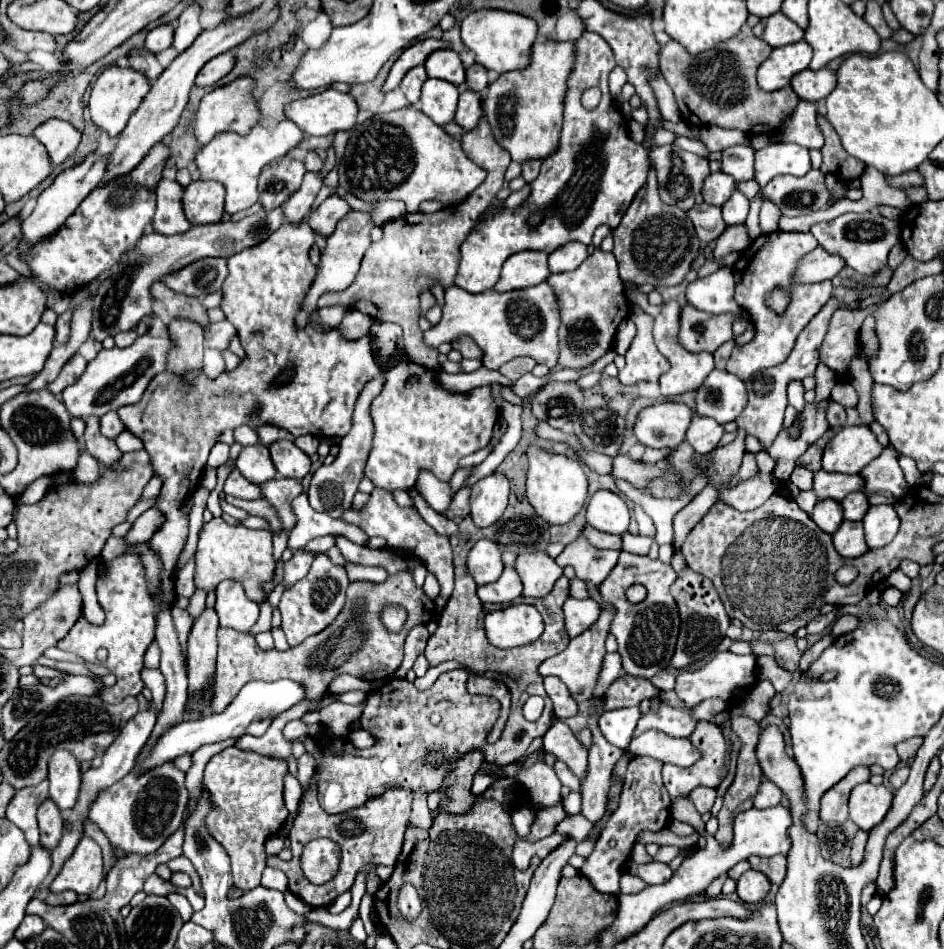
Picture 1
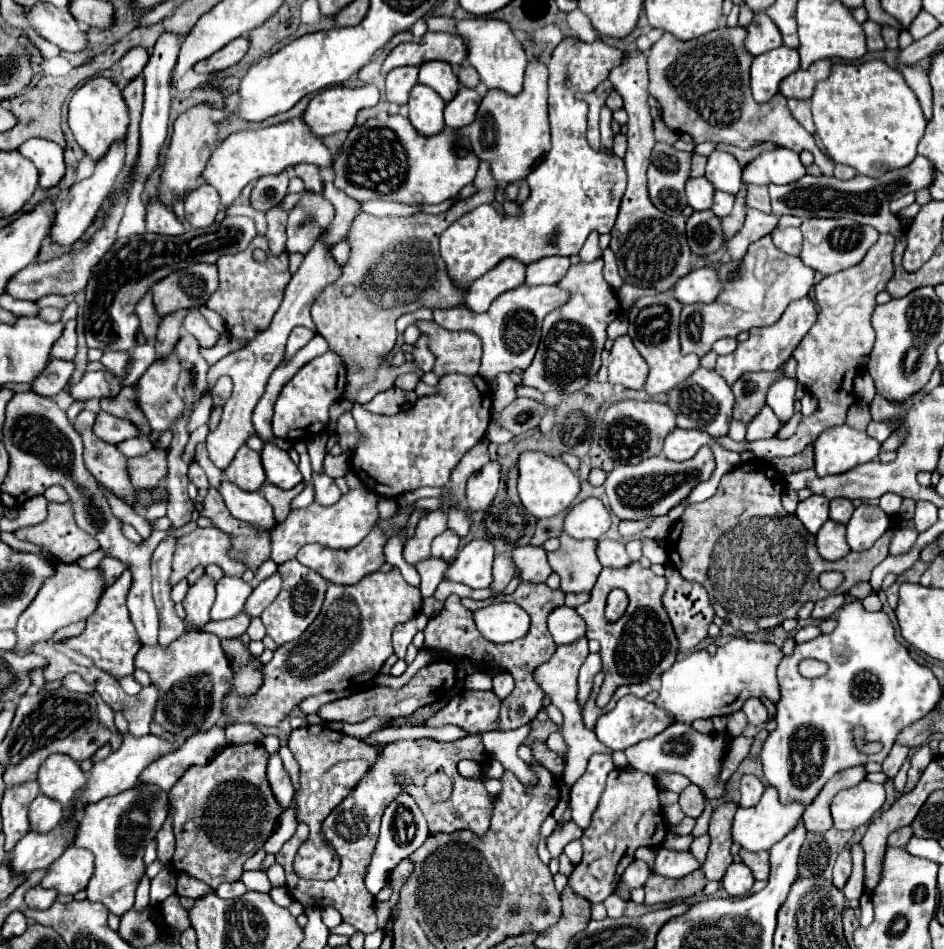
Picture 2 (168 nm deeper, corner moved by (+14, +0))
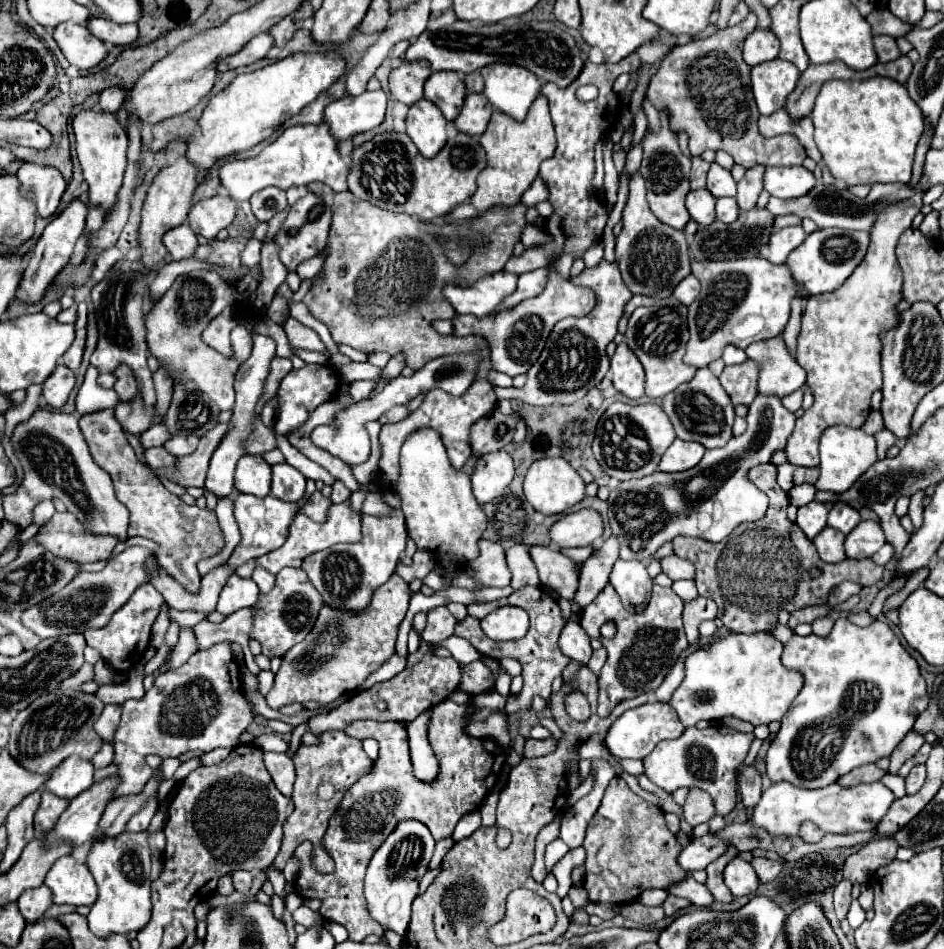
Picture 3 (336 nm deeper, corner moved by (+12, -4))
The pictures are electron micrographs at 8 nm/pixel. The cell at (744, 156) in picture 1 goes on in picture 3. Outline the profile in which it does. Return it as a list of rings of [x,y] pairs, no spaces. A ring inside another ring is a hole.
[[[711,163],[711,169],[707,173],[707,189],[713,197],[735,197],[737,183],[731,177],[731,171],[723,169],[717,163]]]

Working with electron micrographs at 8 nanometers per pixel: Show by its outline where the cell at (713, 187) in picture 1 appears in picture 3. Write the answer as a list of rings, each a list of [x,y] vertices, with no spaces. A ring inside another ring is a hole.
[[[695,189],[687,195],[687,209],[697,225],[709,225],[715,219],[715,197],[707,189]]]

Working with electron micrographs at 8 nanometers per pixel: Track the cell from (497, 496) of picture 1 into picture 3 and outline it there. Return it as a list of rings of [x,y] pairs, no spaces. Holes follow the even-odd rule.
[[[505,451],[487,453],[479,459],[475,473],[471,475],[473,495],[479,505],[485,505],[499,497],[513,479],[513,459]]]

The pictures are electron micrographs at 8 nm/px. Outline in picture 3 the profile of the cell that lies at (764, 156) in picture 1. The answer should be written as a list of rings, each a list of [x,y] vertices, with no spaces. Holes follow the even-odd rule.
[[[801,165],[791,167],[765,167],[763,175],[765,191],[779,199],[791,199],[805,195],[817,181],[811,171]]]

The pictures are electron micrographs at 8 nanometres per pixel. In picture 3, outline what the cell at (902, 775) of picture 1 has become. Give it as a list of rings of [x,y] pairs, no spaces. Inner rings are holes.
[[[915,731],[907,733],[907,735],[903,737],[903,741],[901,741],[901,743],[895,747],[895,751],[891,753],[889,773],[891,773],[891,775],[897,775],[897,773],[899,773],[899,769],[901,769],[901,765],[903,765],[907,759],[911,759],[911,757],[919,751],[919,747],[921,747],[923,743],[925,743],[923,735],[915,733]]]

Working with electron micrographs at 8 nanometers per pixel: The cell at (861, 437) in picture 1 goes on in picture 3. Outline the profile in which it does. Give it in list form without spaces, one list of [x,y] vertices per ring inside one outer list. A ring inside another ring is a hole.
[[[833,425],[829,429],[823,431],[821,435],[821,475],[815,483],[817,489],[823,491],[835,491],[835,493],[843,493],[847,491],[855,479],[859,479],[875,461],[877,461],[877,447],[875,447],[875,439],[867,433],[863,433],[861,429],[851,429],[845,425]]]

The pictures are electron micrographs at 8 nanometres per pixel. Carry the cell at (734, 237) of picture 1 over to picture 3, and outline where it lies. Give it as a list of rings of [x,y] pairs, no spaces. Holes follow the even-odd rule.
[[[755,165],[751,169],[747,169],[745,177],[737,183],[737,205],[739,211],[745,213],[747,209],[753,209],[757,203],[759,193],[763,191],[763,165]]]

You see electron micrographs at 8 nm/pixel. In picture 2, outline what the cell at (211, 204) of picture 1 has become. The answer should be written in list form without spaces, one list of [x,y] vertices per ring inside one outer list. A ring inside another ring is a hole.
[[[201,185],[185,199],[185,219],[191,227],[209,227],[221,209],[221,197],[211,185]]]

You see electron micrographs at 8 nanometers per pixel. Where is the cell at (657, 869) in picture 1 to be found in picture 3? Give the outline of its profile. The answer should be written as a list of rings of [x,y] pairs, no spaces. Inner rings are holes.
[[[705,835],[701,839],[693,839],[687,847],[681,849],[677,861],[685,873],[693,873],[699,869],[705,869],[713,859],[717,859],[721,853],[725,853],[729,843],[719,841],[715,835]]]

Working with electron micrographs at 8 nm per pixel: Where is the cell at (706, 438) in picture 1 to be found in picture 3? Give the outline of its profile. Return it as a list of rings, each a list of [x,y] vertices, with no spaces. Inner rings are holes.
[[[675,439],[671,443],[671,447],[663,453],[661,463],[659,463],[659,471],[685,471],[685,469],[691,469],[701,461],[703,453],[705,453],[705,447],[699,445],[697,441],[687,443],[687,441]]]

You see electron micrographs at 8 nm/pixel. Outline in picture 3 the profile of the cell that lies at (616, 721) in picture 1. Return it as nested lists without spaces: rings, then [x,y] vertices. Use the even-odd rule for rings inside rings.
[[[645,703],[641,707],[629,709],[625,711],[607,731],[605,737],[605,745],[607,749],[615,755],[615,757],[629,757],[629,759],[643,759],[645,755],[649,755],[653,751],[653,747],[663,741],[663,739],[675,739],[685,731],[685,727],[681,725],[677,713],[673,707],[669,707],[667,703]]]

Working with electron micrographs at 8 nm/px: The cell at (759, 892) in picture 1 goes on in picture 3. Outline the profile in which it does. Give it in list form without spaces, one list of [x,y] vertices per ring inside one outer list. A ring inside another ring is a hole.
[[[735,857],[733,861],[727,863],[725,867],[725,885],[729,887],[729,891],[735,895],[735,897],[741,897],[741,895],[753,895],[759,887],[759,879],[757,879],[757,873],[753,871],[753,867]]]

